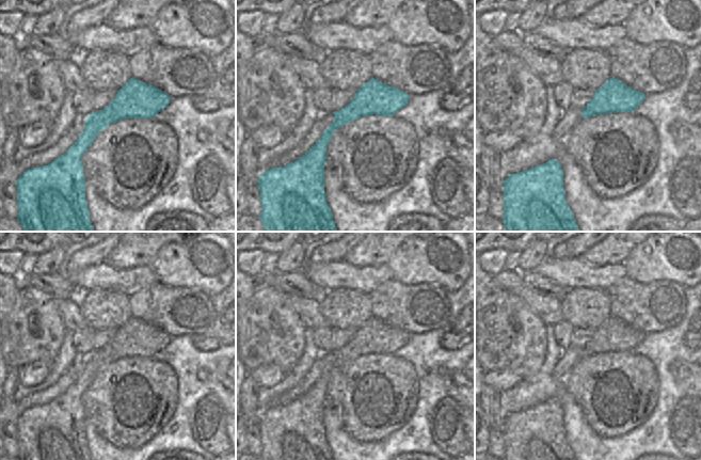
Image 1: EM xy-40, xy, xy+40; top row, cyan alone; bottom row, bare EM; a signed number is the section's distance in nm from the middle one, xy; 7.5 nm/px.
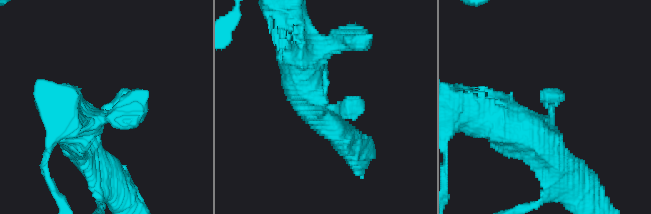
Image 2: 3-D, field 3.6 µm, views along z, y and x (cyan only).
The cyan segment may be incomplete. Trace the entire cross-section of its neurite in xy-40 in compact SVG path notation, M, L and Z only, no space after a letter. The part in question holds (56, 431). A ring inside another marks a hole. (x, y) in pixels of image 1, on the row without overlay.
M136 317L128 319L115 337L103 348L93 351L85 359L85 367L79 378L58 398L48 405L31 407L16 421L18 460L91 460L85 438L85 416L81 397L96 376L112 362L123 358L154 358L164 349L171 337L163 330Z

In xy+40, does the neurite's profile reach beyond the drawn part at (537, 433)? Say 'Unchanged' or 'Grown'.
Unchanged

